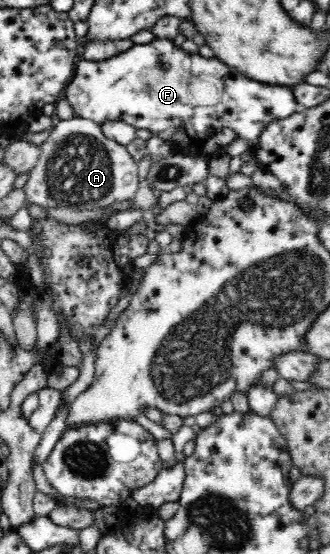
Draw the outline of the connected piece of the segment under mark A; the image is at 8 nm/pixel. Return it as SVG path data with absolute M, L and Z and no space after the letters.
M88 119L55 121L51 128L22 190L29 205L81 212L132 200L141 182L138 162L126 146L106 138L100 125Z

